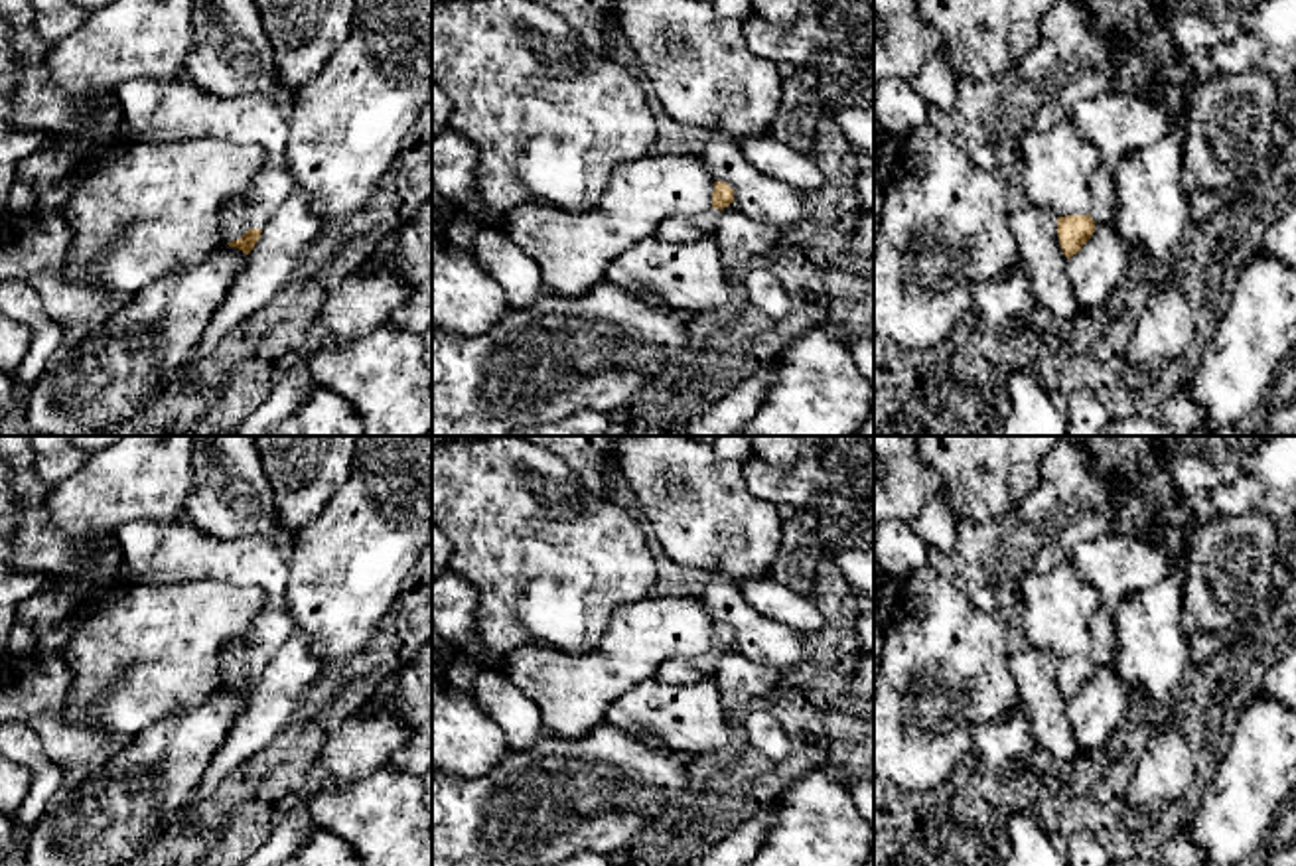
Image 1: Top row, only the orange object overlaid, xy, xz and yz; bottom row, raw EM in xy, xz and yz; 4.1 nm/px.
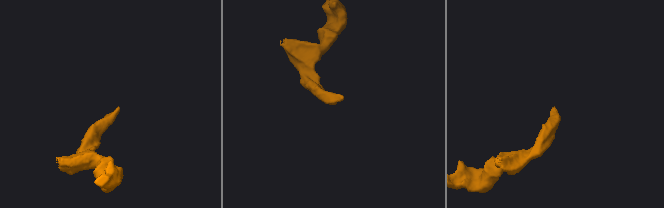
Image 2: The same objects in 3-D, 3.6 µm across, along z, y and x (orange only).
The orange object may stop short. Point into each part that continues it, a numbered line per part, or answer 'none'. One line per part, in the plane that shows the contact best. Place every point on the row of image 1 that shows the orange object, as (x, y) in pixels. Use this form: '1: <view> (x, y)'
1: xy (156, 111)

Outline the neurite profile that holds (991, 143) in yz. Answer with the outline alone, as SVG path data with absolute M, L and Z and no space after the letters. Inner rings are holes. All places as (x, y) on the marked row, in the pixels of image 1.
M1057 0L1042 24L1040 43L1016 67L986 83L961 79L953 108L941 112L927 105L927 122L959 142L974 164L998 174L1002 166L1020 162L1026 130L1047 130L1069 118L1081 101L1111 91L1113 73L1111 37L1091 24L1081 2Z

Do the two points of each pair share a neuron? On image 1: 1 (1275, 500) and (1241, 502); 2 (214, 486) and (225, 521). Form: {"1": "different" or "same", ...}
{"1": "same", "2": "same"}

